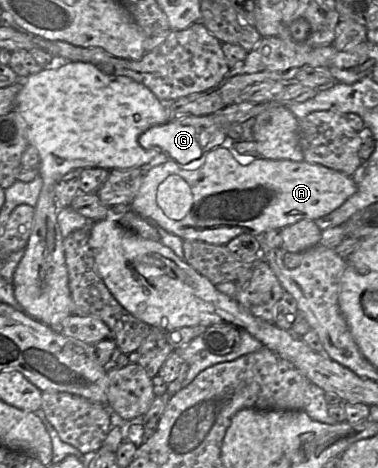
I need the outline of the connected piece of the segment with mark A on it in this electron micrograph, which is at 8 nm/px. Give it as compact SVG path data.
M227 136L221 146L190 163L182 165L168 159L158 166L147 168L129 209L183 240L226 245L242 234L260 237L267 231L283 229L300 220L316 221L339 208L357 190L352 177L339 171L305 160L296 162L242 157L232 149L234 143Z

